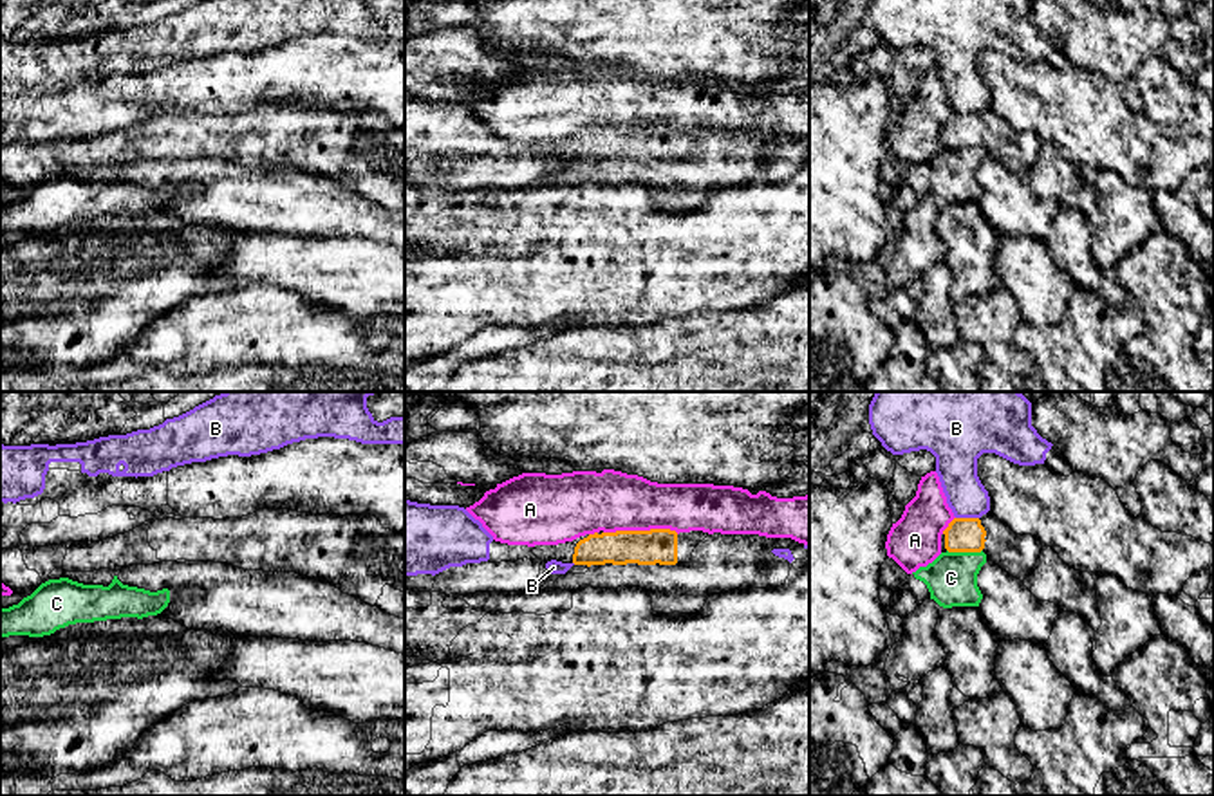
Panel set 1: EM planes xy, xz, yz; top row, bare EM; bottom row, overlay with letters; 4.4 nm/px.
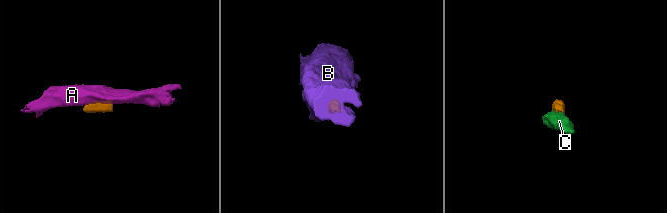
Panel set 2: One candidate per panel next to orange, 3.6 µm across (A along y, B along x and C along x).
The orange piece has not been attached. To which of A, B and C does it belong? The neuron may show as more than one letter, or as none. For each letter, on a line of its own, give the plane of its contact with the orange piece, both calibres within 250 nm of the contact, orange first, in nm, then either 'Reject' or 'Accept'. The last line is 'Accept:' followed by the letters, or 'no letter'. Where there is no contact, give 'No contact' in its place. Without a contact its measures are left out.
A: Touches orange in xz. Thickness 160 nm (orange) against 280 nm. Reject
B: Touches orange in yz. Thickness 160 nm (orange) against 190 nm. Reject
C: Touches orange in yz. Thickness 160 nm (orange) against 220 nm. Reject
Accept: no letter

